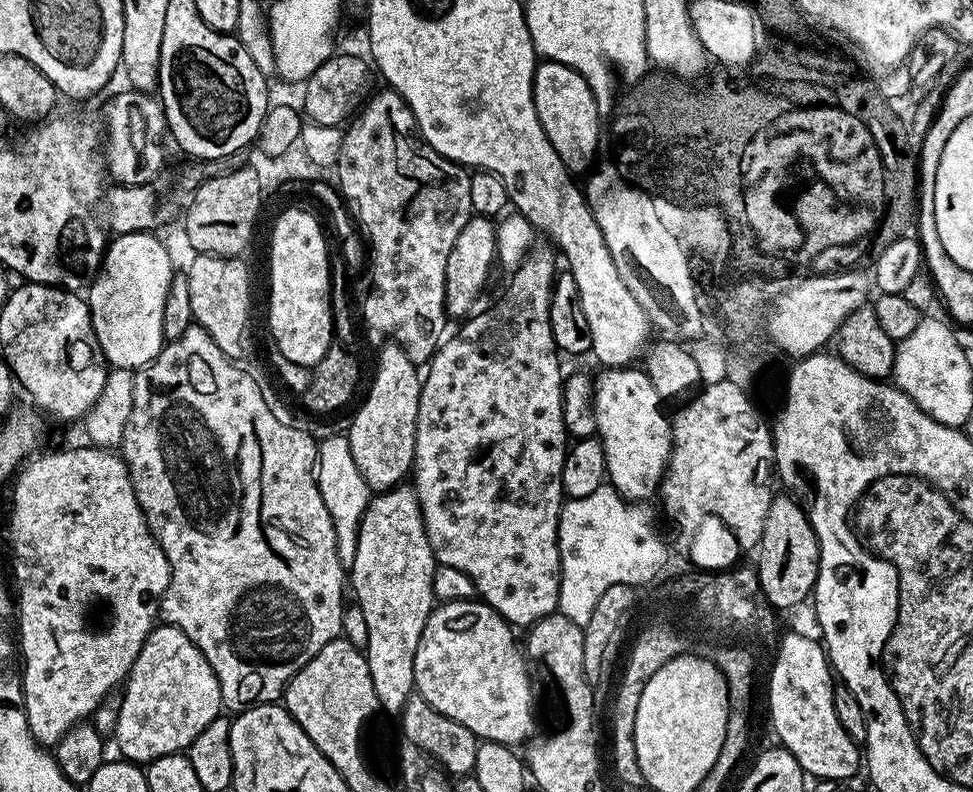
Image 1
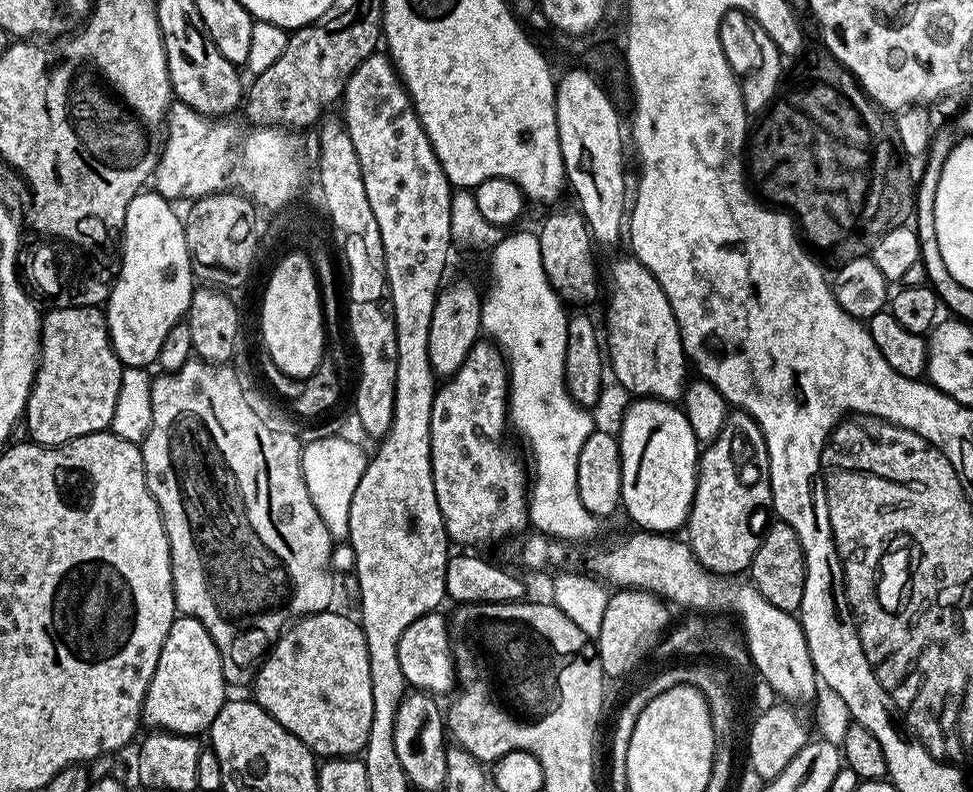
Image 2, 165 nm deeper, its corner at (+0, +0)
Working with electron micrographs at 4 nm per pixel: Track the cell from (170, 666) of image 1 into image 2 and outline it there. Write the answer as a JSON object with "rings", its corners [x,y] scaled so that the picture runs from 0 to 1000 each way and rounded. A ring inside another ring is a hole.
{"rings":[[[182,777],[175,790],[175,801],[171,801],[171,811],[166,811],[166,826],[162,826],[162,841],[158,841],[158,856],[154,856],[154,866],[150,871],[147,913],[156,922],[205,931],[206,924],[213,926],[220,907],[224,907],[224,896],[228,896],[232,883],[230,869],[232,870],[232,860],[228,831],[224,826],[224,816],[220,816],[220,806],[216,806],[216,795],[212,795],[212,790],[203,785],[203,780]]]}

